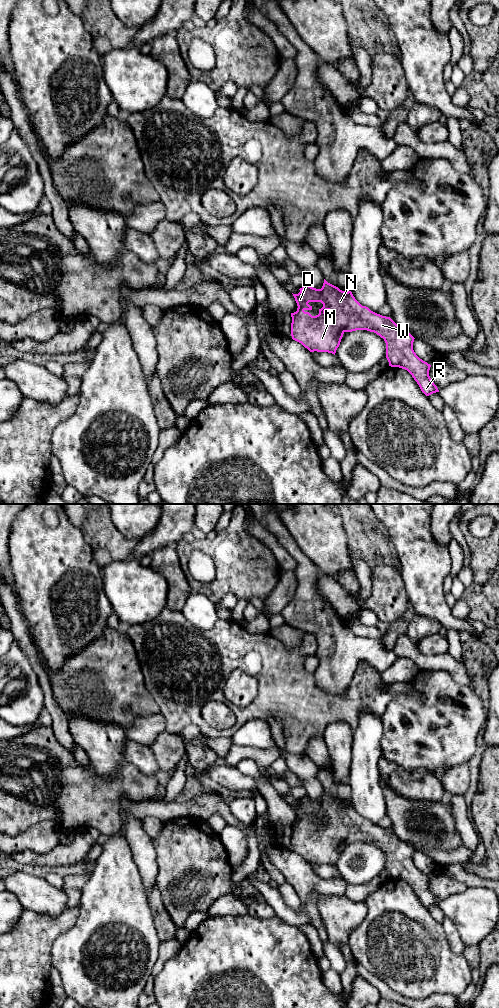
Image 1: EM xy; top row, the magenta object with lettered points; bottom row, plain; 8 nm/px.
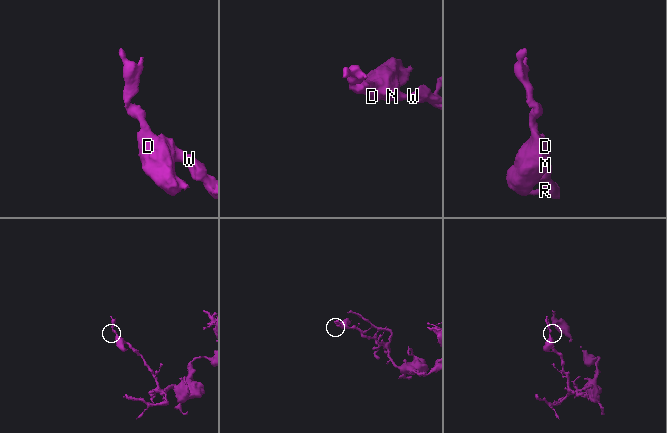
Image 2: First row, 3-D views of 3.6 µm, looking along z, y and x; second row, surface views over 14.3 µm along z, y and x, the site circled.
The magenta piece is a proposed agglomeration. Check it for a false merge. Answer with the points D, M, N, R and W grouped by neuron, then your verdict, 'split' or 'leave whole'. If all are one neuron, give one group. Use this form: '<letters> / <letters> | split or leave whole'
D M N R W | leave whole

